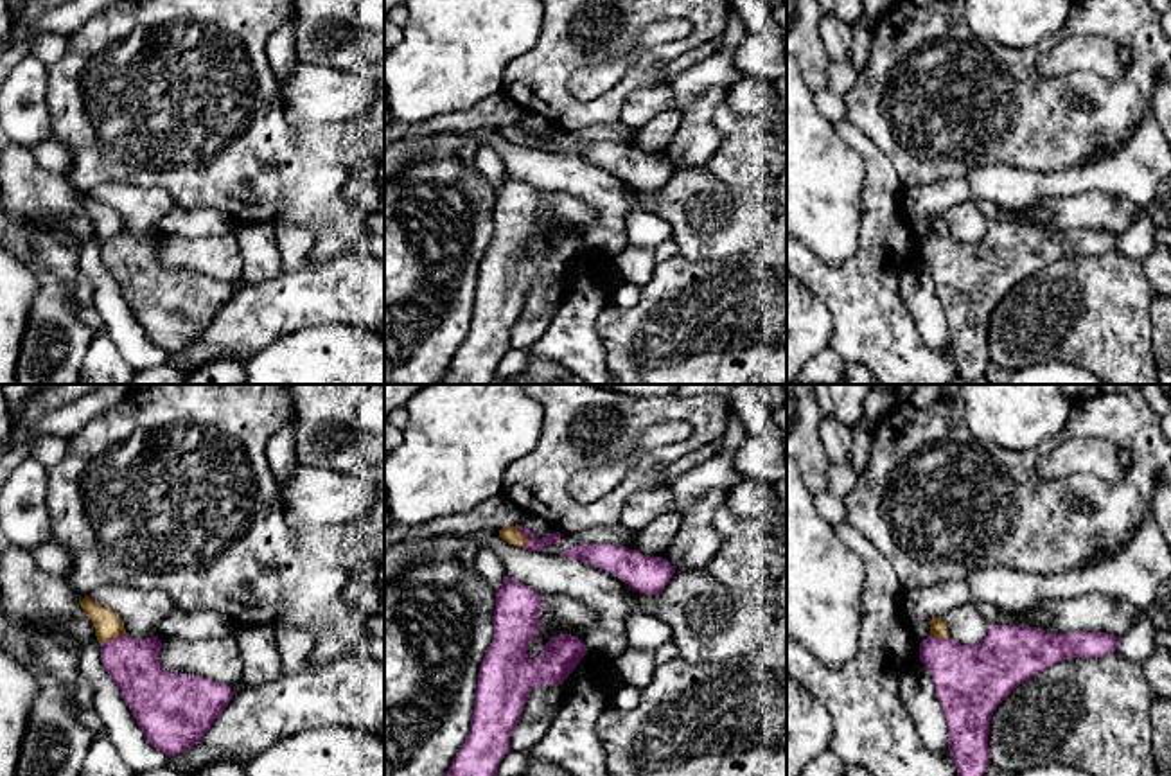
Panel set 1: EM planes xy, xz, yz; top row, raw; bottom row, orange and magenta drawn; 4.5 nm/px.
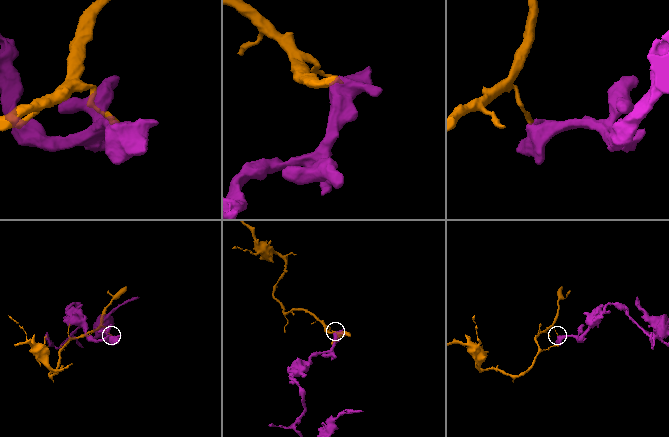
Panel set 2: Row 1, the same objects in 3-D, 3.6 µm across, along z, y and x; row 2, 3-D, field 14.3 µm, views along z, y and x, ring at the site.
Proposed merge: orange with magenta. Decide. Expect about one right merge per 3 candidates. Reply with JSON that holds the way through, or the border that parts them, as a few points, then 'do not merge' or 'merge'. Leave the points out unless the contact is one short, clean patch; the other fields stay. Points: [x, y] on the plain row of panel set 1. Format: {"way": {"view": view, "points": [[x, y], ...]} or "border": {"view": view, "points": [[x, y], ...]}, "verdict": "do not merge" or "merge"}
{"border": {"view": "xy", "points": [[124, 230], [101, 243]]}, "verdict": "do not merge"}

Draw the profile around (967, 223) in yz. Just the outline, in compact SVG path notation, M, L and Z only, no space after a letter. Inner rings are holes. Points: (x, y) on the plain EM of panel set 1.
M977 203L955 205L948 208L943 217L950 230L948 235L961 242L981 241L988 234L991 223Z

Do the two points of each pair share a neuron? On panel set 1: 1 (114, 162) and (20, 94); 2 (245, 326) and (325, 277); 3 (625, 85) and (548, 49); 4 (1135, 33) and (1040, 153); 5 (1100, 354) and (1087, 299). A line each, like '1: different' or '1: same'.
1: different
2: same
3: same
4: same
5: same

